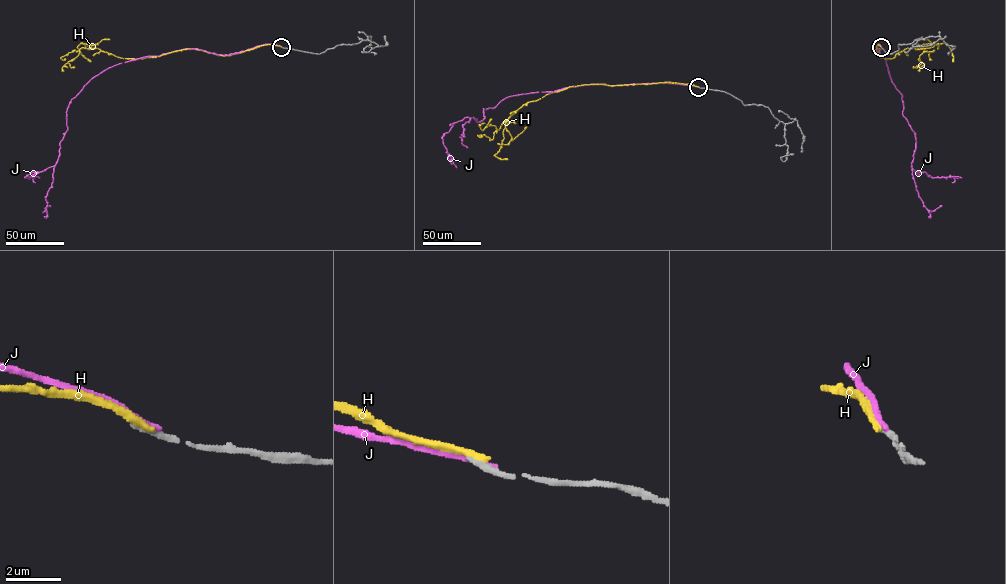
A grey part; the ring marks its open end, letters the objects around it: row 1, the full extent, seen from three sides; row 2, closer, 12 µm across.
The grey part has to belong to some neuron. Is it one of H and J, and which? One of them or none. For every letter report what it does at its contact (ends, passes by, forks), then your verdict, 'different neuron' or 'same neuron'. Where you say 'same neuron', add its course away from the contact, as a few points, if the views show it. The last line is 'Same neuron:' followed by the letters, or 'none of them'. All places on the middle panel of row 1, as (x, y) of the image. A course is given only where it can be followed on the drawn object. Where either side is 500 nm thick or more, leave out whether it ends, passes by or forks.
H: it ends; different neuron
J: it ends; different neuron
Same neuron: none of them

